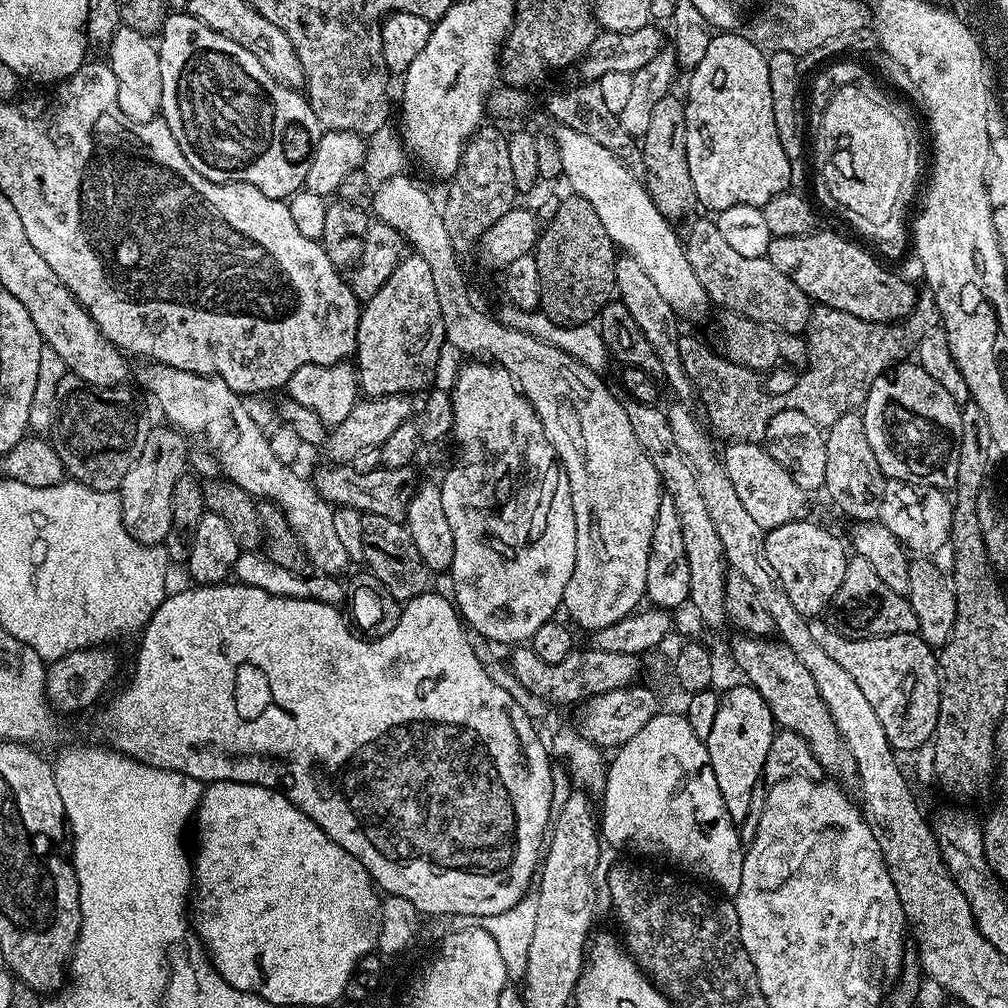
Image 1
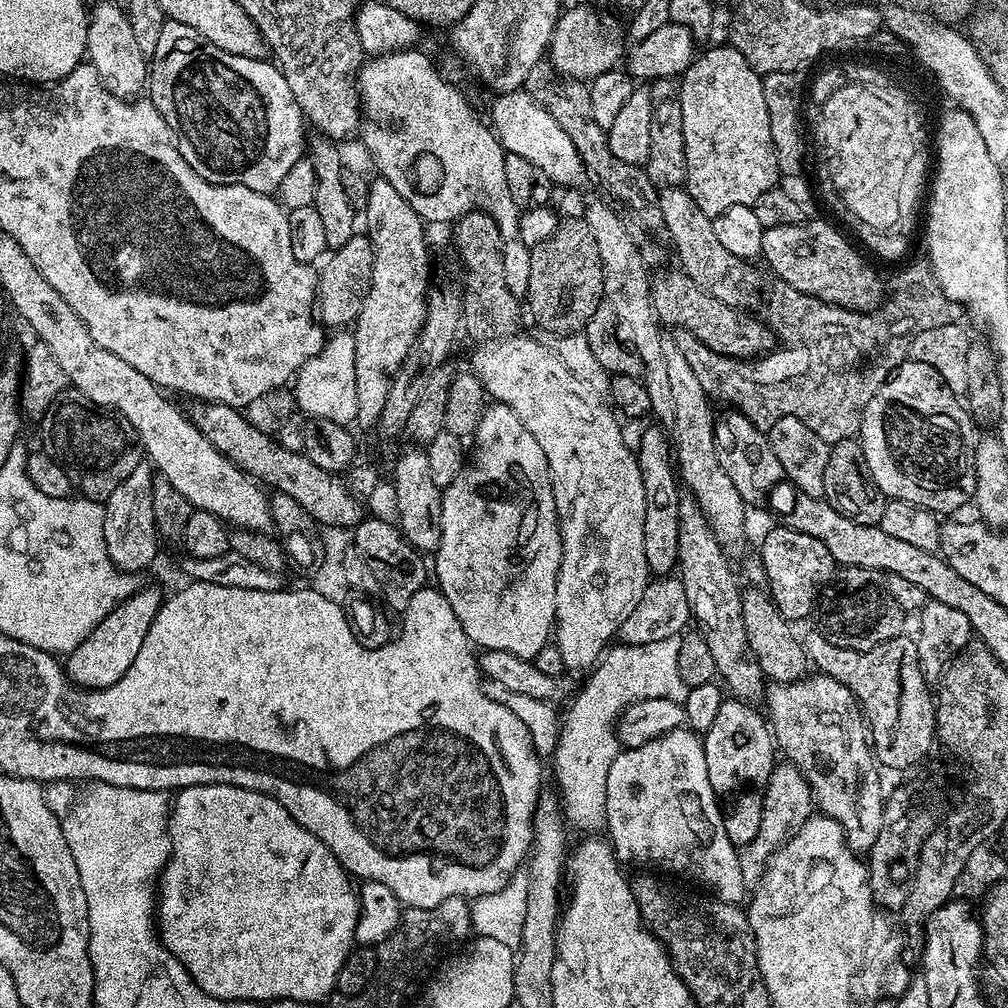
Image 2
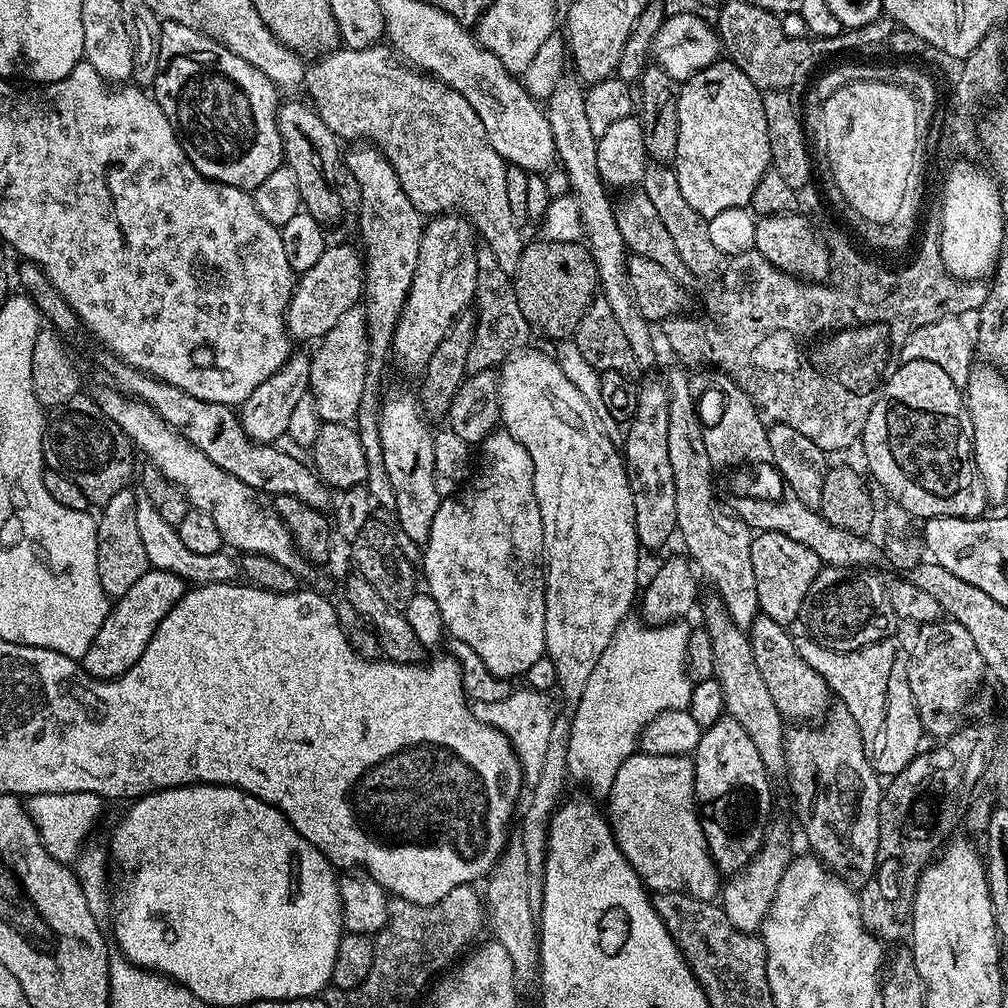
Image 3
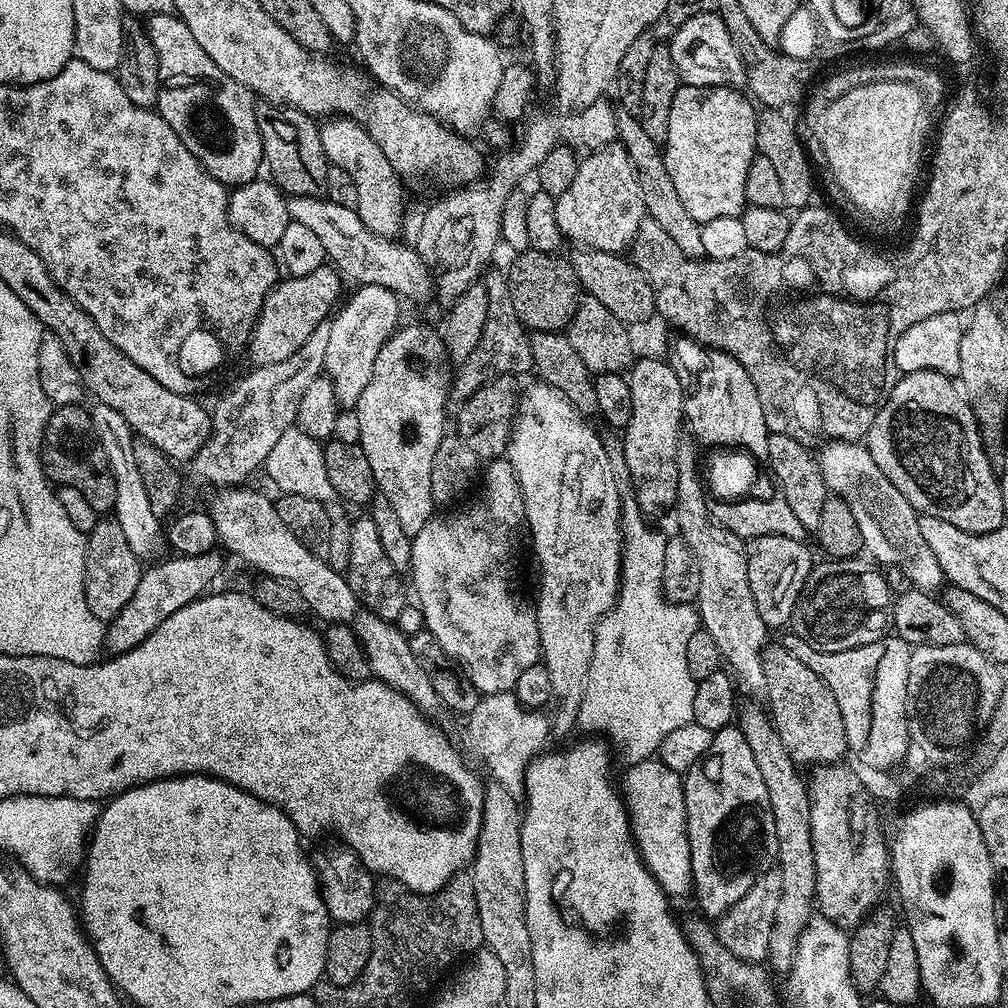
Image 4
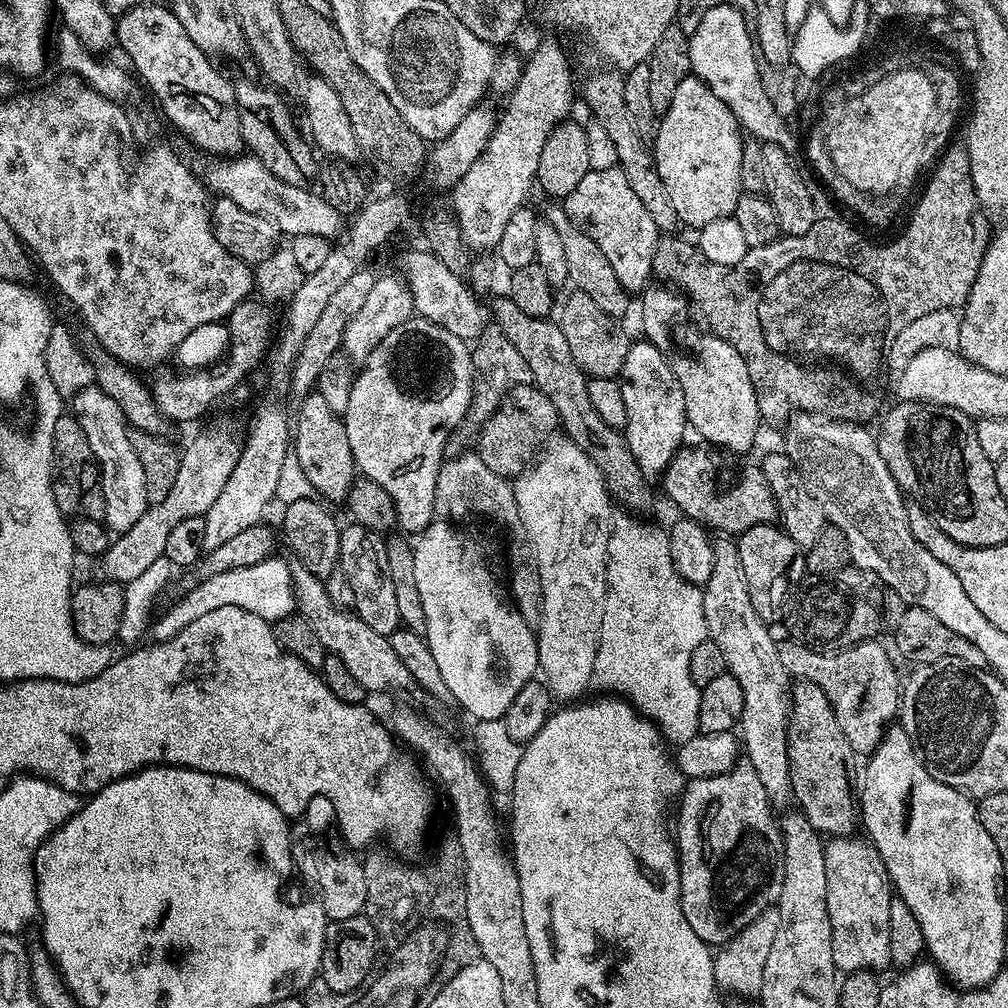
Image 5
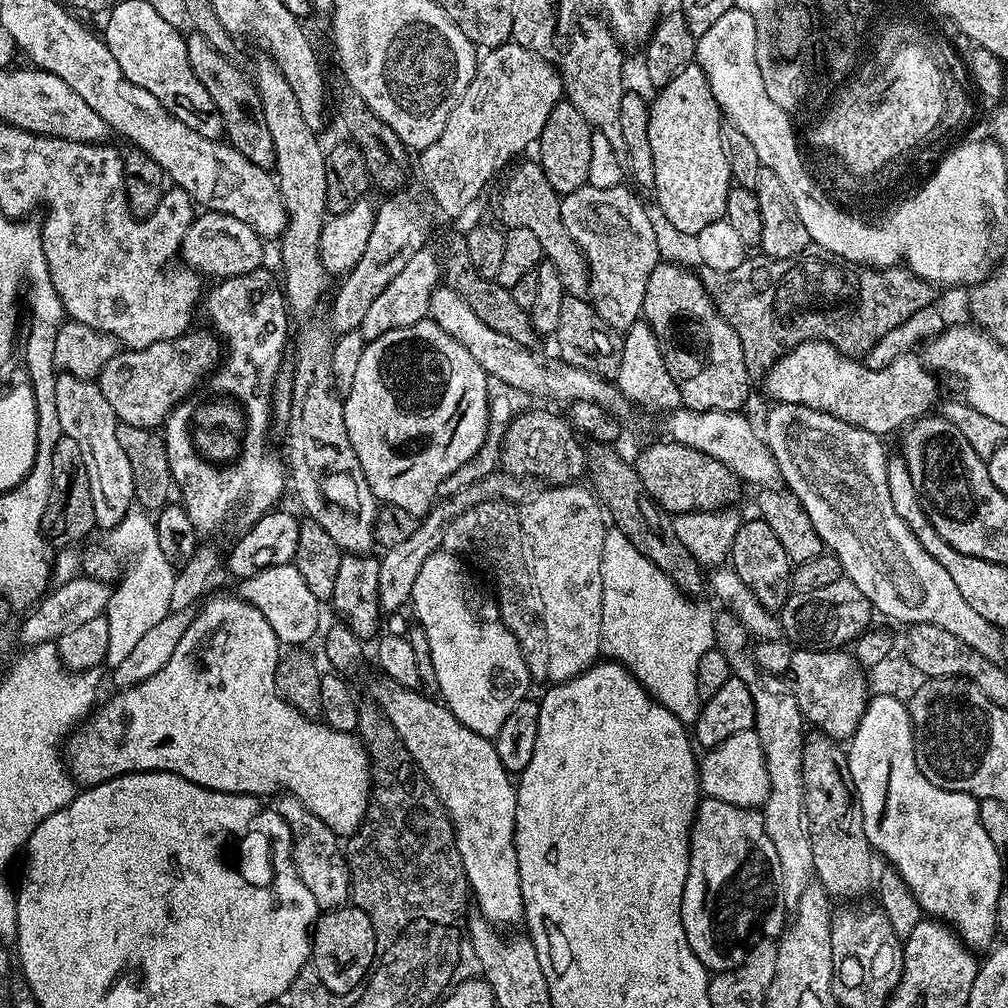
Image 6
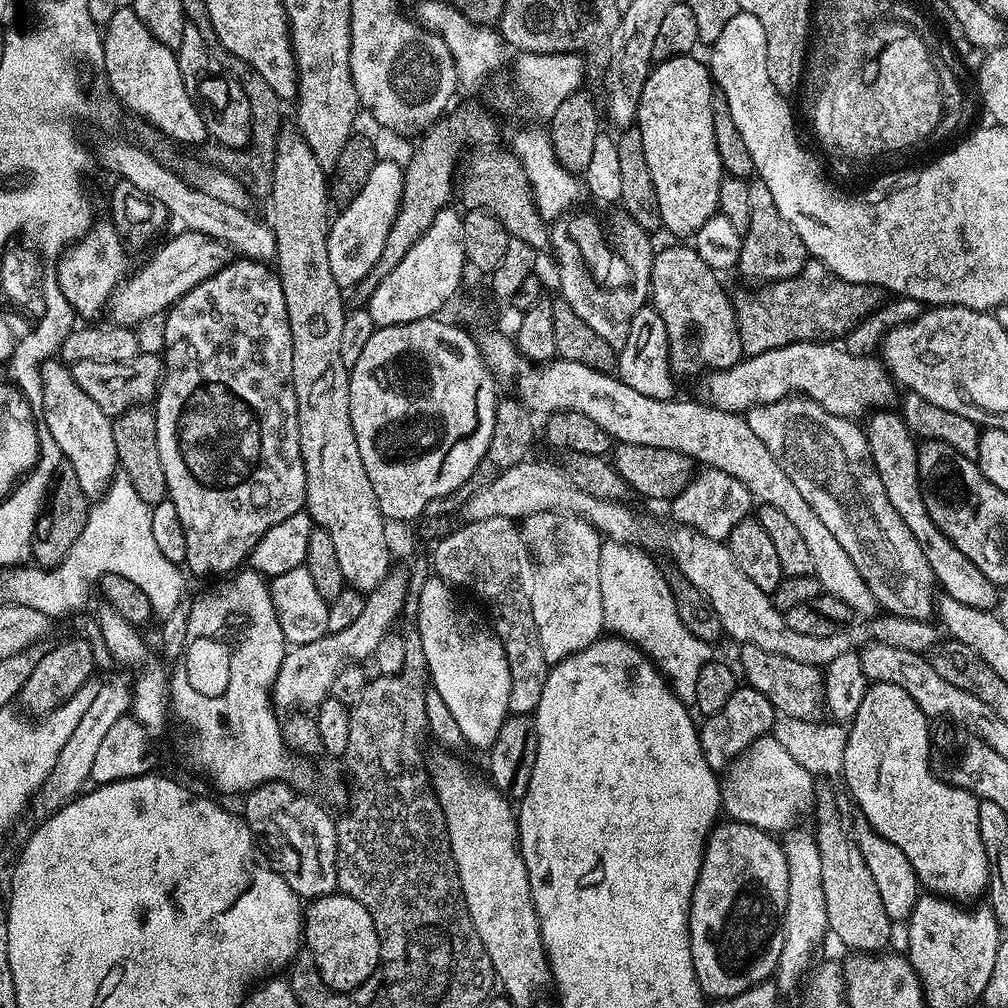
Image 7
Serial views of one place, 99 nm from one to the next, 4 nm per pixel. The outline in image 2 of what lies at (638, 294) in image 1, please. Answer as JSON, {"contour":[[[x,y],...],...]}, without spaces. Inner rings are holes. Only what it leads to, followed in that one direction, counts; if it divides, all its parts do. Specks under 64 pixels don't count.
{"contour":[[[675,339],[662,342],[662,354],[666,358],[666,374],[670,377],[670,391],[674,397],[674,426],[670,429],[674,441],[674,464],[678,469],[683,487],[698,502],[720,543],[724,546],[740,544],[744,540],[744,499],[734,490],[730,474],[722,470],[714,446],[716,420],[712,416],[713,401],[708,399],[706,390],[698,383],[694,370],[690,370],[682,350],[678,350]]]}

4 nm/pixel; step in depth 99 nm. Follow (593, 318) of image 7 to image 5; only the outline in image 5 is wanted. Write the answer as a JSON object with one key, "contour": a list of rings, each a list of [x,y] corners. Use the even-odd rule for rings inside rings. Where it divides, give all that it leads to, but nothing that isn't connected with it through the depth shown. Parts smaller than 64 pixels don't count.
{"contour":[[[619,166],[588,171],[586,178],[582,178],[566,197],[566,211],[569,218],[595,242],[598,250],[606,254],[625,292],[639,293],[653,279],[652,259],[662,233],[654,226],[654,218],[650,218],[646,206],[642,206],[642,198],[630,190],[630,182],[626,182],[626,174]]]}

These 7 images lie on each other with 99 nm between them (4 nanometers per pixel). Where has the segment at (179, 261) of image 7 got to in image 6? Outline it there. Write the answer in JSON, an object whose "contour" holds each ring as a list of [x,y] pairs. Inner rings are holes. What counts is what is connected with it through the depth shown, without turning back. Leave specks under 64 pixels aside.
{"contour":[[[201,211],[193,219],[188,233],[183,236],[180,244],[180,256],[183,263],[194,268],[207,277],[224,279],[236,277],[238,274],[248,274],[263,265],[265,241],[256,231],[250,230],[246,222],[238,222],[233,216],[223,216],[221,212]]]}

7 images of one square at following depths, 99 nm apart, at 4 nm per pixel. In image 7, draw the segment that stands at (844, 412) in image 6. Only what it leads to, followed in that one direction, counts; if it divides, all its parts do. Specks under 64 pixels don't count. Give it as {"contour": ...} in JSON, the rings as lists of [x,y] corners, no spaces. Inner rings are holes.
{"contour":[[[796,341],[778,350],[742,358],[734,366],[707,373],[699,381],[699,399],[711,408],[737,414],[790,395],[803,395],[838,417],[857,419],[863,410],[884,410],[896,400],[891,373],[875,357],[852,355],[841,345],[825,341]]]}

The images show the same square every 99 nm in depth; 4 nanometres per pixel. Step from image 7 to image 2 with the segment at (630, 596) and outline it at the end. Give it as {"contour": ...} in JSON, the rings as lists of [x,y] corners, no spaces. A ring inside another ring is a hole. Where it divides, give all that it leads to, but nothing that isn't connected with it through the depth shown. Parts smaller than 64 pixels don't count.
{"contour":[[[671,636],[662,642],[650,642],[646,646],[630,646],[617,643],[605,651],[602,659],[591,669],[588,681],[580,688],[580,693],[572,700],[568,713],[563,713],[560,737],[550,763],[556,767],[556,784],[559,800],[563,807],[565,821],[574,829],[581,828],[584,834],[600,834],[606,828],[606,778],[610,778],[610,766],[621,752],[620,740],[616,736],[616,721],[631,704],[650,698],[664,698],[683,704],[688,696],[687,686],[678,678],[677,637]]]}

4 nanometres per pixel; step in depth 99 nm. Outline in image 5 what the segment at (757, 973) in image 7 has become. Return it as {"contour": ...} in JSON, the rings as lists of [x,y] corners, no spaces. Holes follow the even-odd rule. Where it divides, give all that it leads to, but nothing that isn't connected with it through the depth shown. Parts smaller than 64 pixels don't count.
{"contour":[[[738,762],[729,772],[723,772],[717,776],[707,776],[697,780],[688,780],[684,785],[684,791],[678,797],[680,804],[680,817],[674,820],[674,839],[676,841],[676,854],[680,862],[680,901],[682,902],[682,914],[686,914],[686,922],[694,929],[694,934],[702,938],[710,946],[723,946],[736,937],[746,926],[750,926],[756,919],[773,907],[779,901],[782,894],[782,882],[784,881],[784,835],[780,833],[778,816],[775,816],[774,805],[766,794],[766,788],[762,786],[762,778],[758,778],[758,770],[747,762]]]}

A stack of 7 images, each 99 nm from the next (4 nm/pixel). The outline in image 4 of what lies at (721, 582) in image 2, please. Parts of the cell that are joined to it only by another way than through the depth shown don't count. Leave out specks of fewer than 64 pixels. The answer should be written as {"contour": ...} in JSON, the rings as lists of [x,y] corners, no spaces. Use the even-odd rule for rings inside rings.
{"contour":[[[752,704],[745,708],[743,705],[738,712],[738,727],[746,738],[746,743],[750,745],[750,751],[754,753],[754,762],[758,762],[758,771],[762,774],[762,782],[766,782],[766,794],[770,797],[770,810],[774,814],[780,897],[778,914],[774,918],[770,934],[768,960],[780,974],[784,974],[792,967],[792,955],[796,953],[798,938],[814,914],[816,867],[814,846],[810,838],[808,785],[805,777],[800,777],[801,769],[790,758],[786,746],[782,746],[782,738],[778,738],[776,728],[766,719],[765,713],[761,712]]]}

